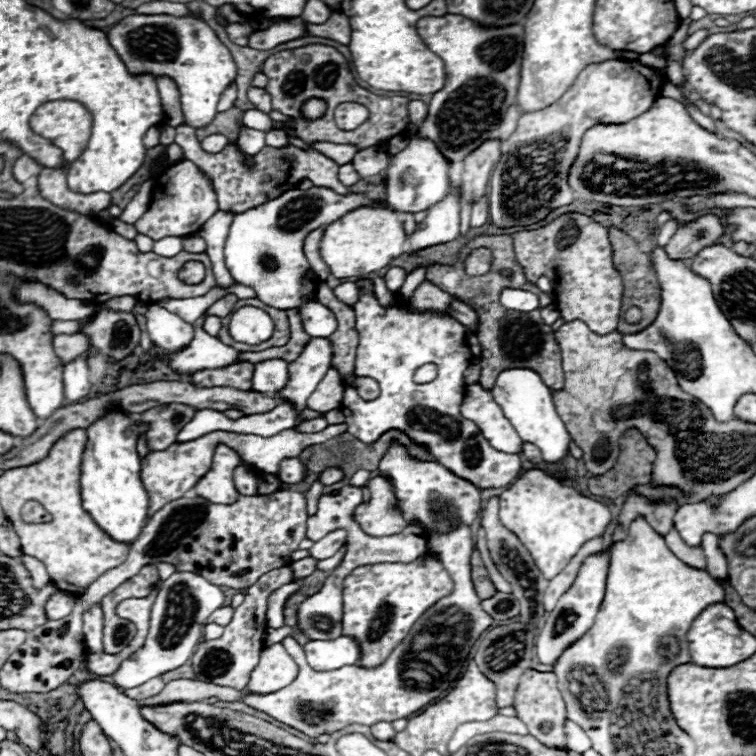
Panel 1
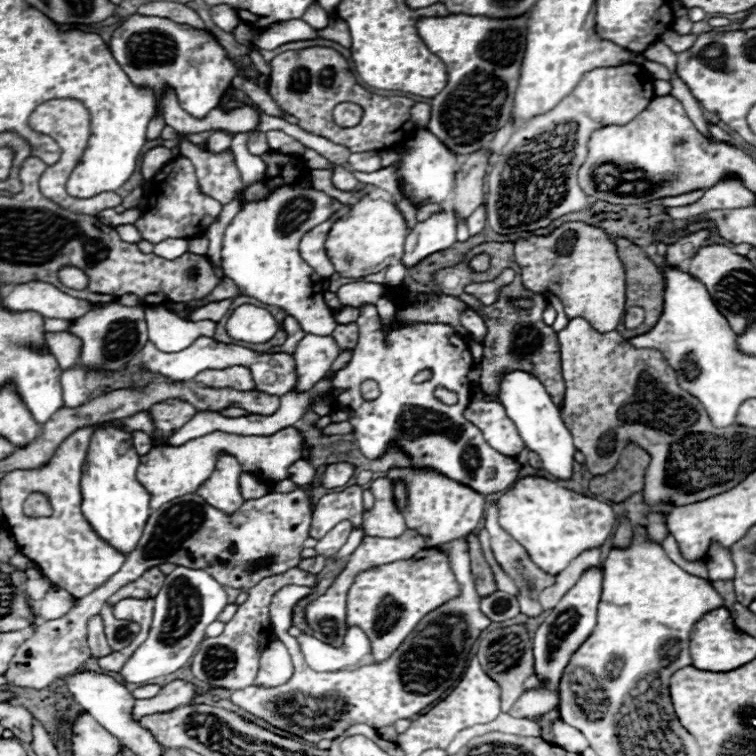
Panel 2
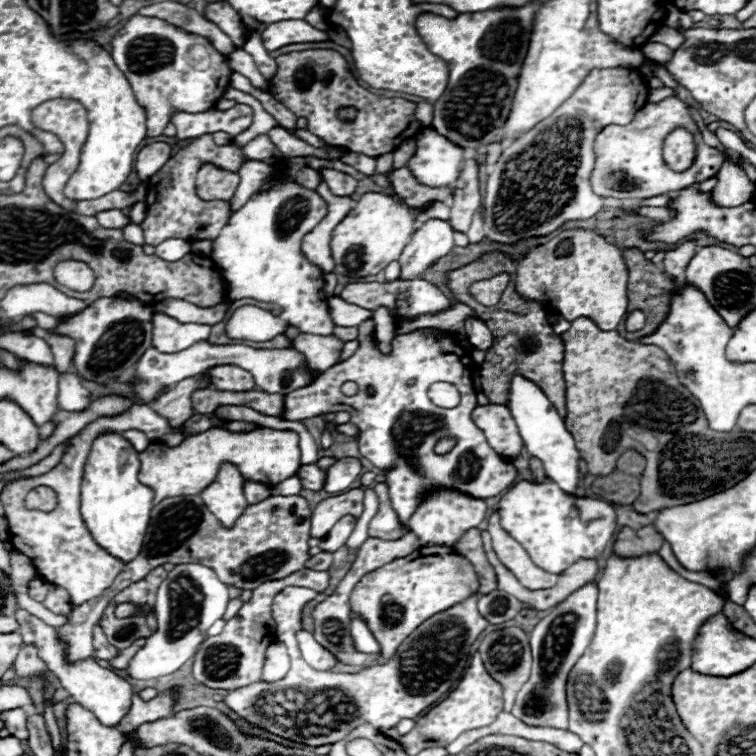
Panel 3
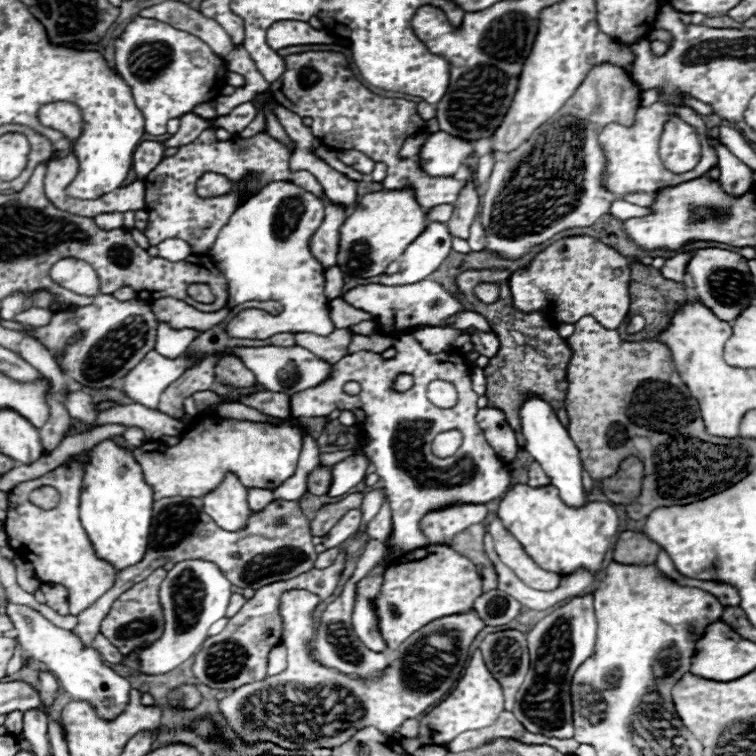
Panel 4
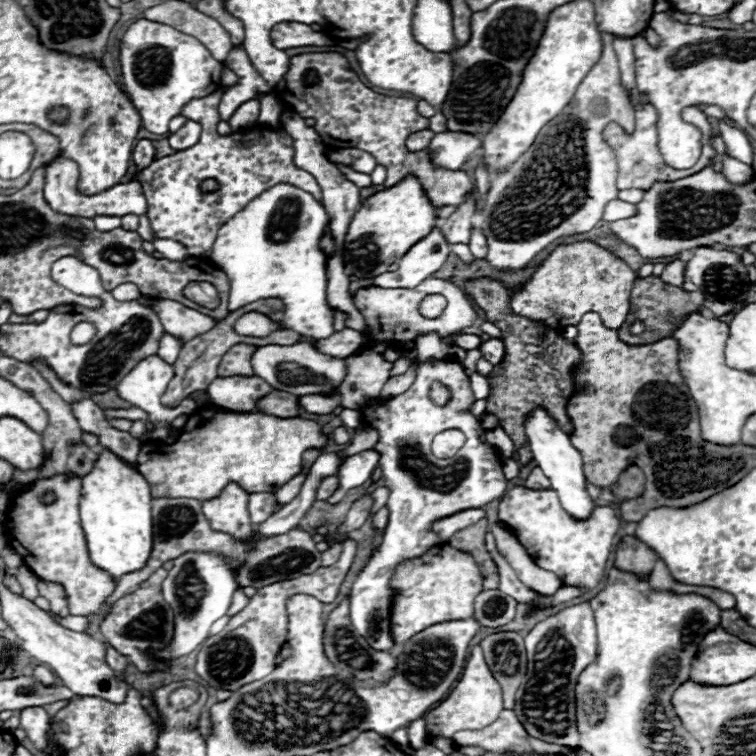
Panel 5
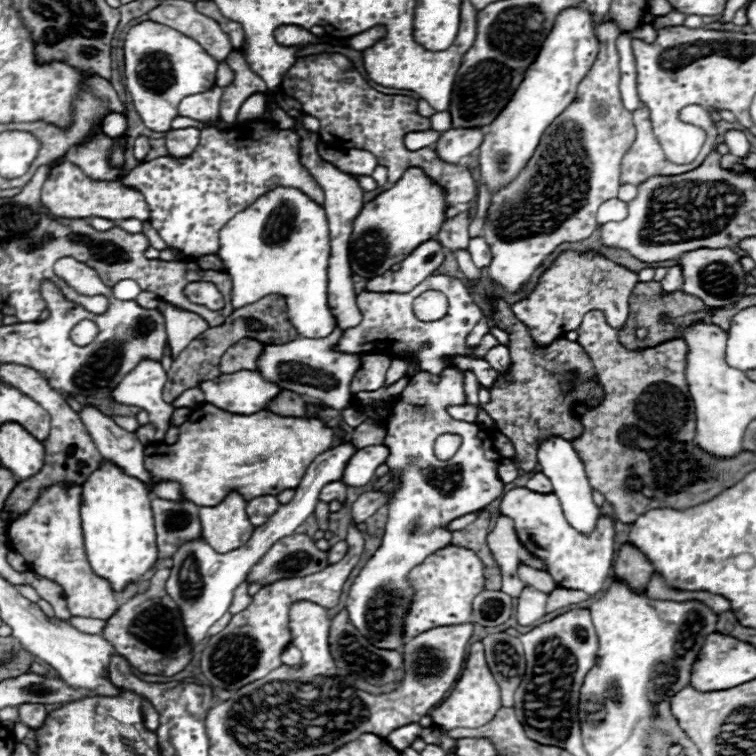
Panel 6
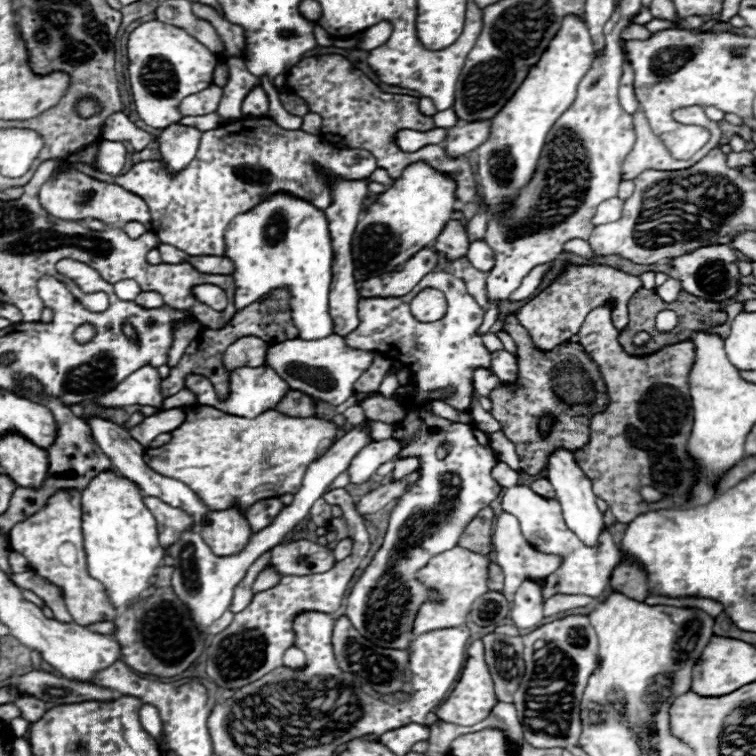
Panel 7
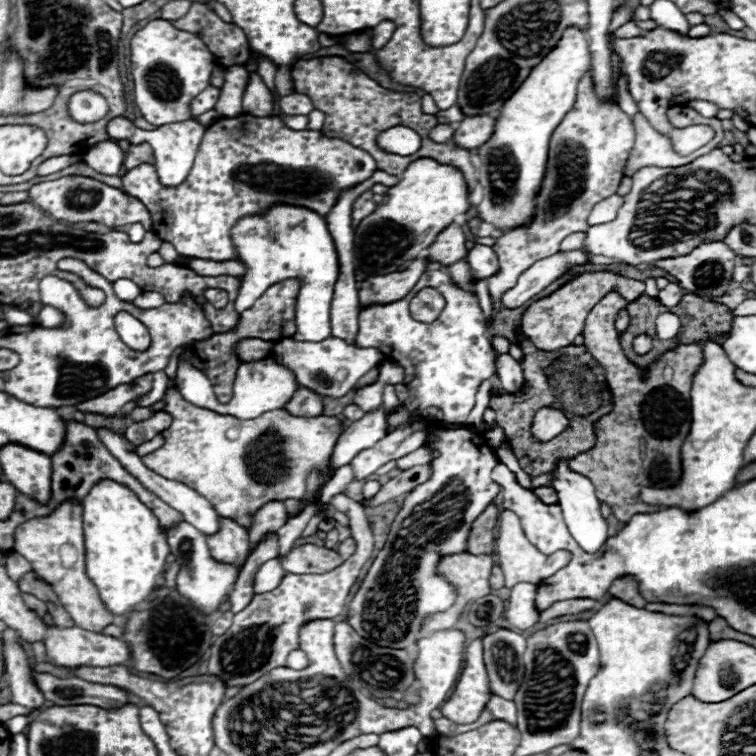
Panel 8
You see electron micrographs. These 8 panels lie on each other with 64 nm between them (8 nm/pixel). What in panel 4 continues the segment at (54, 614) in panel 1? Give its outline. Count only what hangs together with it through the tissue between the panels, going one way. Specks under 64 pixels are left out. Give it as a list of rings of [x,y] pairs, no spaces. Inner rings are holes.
[[[42,584],[40,590],[42,590],[42,594],[46,596],[46,604],[48,604],[54,612],[58,612],[58,614],[62,614],[62,616],[70,614],[70,612],[68,612],[68,592],[64,590],[64,586]]]

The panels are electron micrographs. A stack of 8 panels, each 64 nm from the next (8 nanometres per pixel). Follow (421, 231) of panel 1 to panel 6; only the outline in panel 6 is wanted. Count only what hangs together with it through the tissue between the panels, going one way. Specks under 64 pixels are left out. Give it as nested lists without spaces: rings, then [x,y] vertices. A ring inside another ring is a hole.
[[[428,240],[418,246],[396,272],[382,274],[380,278],[370,278],[366,284],[368,292],[398,292],[404,294],[428,278],[444,260],[446,250],[436,242]]]

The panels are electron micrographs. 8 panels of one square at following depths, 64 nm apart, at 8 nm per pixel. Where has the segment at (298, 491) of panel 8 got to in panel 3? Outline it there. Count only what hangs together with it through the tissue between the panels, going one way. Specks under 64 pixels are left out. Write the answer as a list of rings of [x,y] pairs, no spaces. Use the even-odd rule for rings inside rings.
[[[216,428],[206,430],[204,434],[194,434],[192,438],[184,438],[184,442],[176,448],[152,442],[144,452],[138,454],[138,460],[138,478],[142,484],[154,490],[154,504],[158,504],[164,498],[200,494],[204,488],[208,488],[208,482],[216,480],[218,470],[224,462],[238,466],[244,480],[276,486],[278,482],[296,474],[296,468],[300,466],[300,448],[298,434],[292,430],[260,428],[252,430],[252,434],[232,434],[230,430]]]

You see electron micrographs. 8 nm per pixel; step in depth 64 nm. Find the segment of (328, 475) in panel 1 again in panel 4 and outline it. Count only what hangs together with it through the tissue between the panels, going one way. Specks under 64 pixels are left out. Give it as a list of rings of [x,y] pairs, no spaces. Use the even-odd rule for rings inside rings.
[[[364,454],[350,456],[350,458],[334,464],[334,466],[330,468],[334,480],[332,480],[332,486],[330,486],[330,492],[328,492],[328,494],[330,494],[332,498],[340,498],[340,496],[348,494],[350,488],[354,488],[356,484],[364,482],[364,478],[366,478],[366,474],[368,474],[368,472],[366,472],[368,466],[370,466],[370,460],[368,460],[368,456],[364,456]]]

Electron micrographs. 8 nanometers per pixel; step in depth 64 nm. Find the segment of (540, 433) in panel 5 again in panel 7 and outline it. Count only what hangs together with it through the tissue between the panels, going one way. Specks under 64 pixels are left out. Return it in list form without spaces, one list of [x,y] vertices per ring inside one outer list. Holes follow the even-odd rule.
[[[556,450],[550,458],[548,458],[548,468],[546,468],[548,480],[552,482],[554,490],[556,490],[556,500],[562,506],[562,514],[564,514],[564,522],[568,524],[568,528],[580,538],[580,542],[584,542],[586,546],[596,546],[600,534],[604,532],[606,524],[604,524],[604,516],[596,506],[596,494],[592,492],[592,482],[584,476],[584,472],[580,470],[580,466],[574,460],[574,454],[568,450]]]

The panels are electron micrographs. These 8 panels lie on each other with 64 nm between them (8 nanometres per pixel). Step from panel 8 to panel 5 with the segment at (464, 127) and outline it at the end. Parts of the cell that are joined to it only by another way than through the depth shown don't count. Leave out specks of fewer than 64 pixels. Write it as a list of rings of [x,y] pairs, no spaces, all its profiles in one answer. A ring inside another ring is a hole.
[[[450,130],[440,132],[428,144],[428,154],[436,166],[458,170],[468,156],[480,148],[480,136],[476,134],[452,134]]]

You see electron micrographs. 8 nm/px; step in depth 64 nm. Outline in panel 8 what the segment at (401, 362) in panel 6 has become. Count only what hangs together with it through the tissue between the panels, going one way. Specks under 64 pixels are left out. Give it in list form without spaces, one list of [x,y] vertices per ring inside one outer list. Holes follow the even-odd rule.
[[[386,386],[382,394],[382,404],[376,410],[366,412],[360,420],[352,422],[340,440],[336,442],[336,450],[332,454],[334,470],[348,464],[358,452],[374,446],[388,434],[388,412],[402,406],[398,396],[394,394],[394,386]]]

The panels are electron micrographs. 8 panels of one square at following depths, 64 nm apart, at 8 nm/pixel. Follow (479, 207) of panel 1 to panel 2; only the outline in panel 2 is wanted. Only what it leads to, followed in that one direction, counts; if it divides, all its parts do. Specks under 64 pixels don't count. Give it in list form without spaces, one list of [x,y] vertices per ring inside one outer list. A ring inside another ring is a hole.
[[[480,206],[478,210],[474,210],[474,214],[468,218],[468,232],[470,236],[476,236],[484,230],[484,224],[486,224],[486,210],[484,206]]]

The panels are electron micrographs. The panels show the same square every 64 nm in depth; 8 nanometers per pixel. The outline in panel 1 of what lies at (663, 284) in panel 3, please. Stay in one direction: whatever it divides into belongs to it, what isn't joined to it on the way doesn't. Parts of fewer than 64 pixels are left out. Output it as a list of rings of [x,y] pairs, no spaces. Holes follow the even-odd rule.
[[[616,228],[608,230],[608,238],[612,244],[612,252],[614,252],[614,264],[622,274],[624,280],[624,296],[622,296],[622,308],[630,308],[630,306],[638,306],[642,310],[642,320],[638,324],[626,324],[624,320],[620,320],[618,324],[618,332],[620,334],[636,334],[642,332],[644,328],[648,328],[652,324],[652,320],[656,320],[658,310],[660,310],[660,284],[658,284],[658,276],[656,270],[650,262],[650,256],[638,250],[638,244],[628,236],[622,234]]]

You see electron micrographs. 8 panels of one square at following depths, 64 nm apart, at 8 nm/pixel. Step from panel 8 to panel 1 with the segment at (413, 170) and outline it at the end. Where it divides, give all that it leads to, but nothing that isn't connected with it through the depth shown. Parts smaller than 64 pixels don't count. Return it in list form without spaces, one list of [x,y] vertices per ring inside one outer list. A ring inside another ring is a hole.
[[[384,204],[360,206],[332,222],[320,242],[320,254],[336,278],[360,278],[378,272],[406,252],[406,232],[398,214]]]

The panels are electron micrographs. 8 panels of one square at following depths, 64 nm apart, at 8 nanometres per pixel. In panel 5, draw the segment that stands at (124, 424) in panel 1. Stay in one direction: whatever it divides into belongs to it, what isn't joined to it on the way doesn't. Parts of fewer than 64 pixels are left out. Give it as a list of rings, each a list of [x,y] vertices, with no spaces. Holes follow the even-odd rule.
[[[102,450],[92,472],[82,478],[82,500],[80,500],[80,520],[86,534],[86,544],[90,560],[104,572],[108,572],[116,582],[130,572],[144,568],[152,554],[152,494],[146,478],[122,462],[110,450]]]

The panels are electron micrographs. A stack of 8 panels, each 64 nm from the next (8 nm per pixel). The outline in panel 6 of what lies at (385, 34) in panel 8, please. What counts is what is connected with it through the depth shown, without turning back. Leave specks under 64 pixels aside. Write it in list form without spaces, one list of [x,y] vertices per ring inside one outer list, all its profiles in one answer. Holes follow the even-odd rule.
[[[376,26],[376,28],[370,28],[368,32],[362,32],[358,36],[352,36],[348,40],[348,46],[354,48],[354,50],[366,50],[370,46],[374,46],[378,40],[382,40],[386,34],[386,28],[384,26]]]

